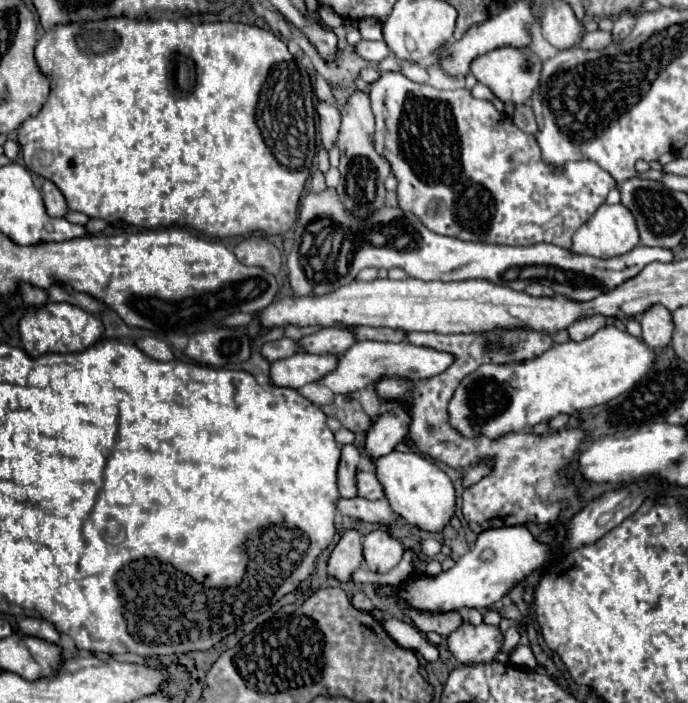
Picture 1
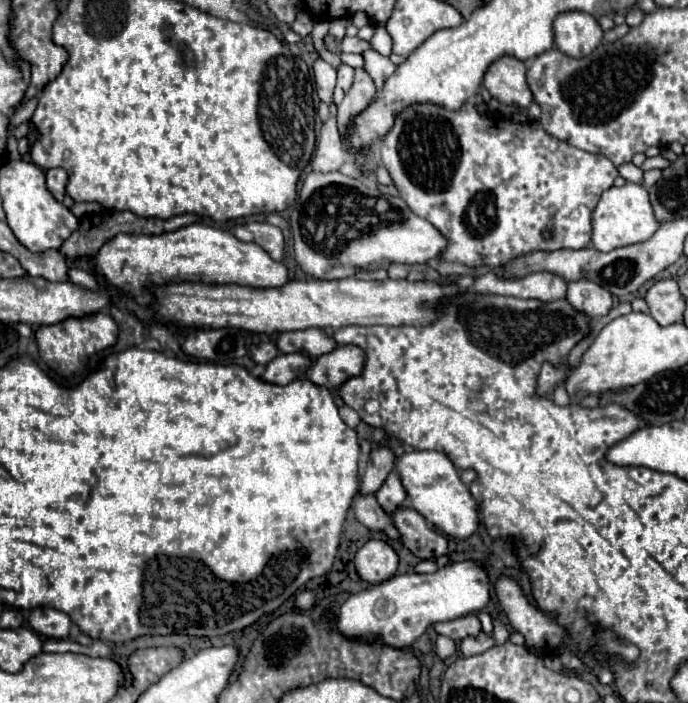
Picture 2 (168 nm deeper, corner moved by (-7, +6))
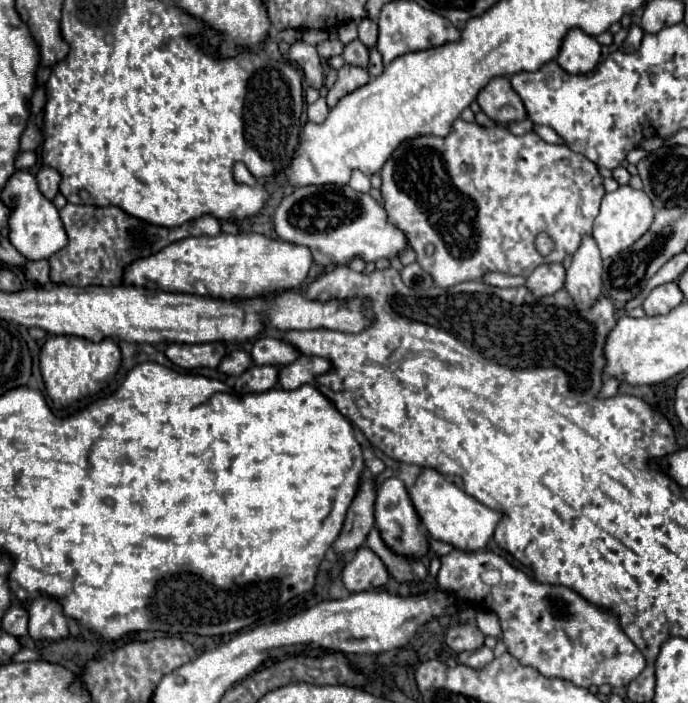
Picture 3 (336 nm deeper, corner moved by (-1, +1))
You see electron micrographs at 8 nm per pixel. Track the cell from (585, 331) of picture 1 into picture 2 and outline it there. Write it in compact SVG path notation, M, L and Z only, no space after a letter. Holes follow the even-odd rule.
M581 278L581 280L575 280L569 284L567 300L577 310L589 314L591 318L605 316L613 304L611 294L607 290L603 290L603 286L599 286L595 282L587 282L587 278Z

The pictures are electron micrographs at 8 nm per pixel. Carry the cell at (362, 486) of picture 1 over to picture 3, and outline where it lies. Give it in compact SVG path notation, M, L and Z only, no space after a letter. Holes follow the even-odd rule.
M385 479L379 489L377 489L377 499L375 499L375 525L381 531L381 537L385 539L385 543L397 551L399 555L409 555L413 559L421 559L427 553L427 539L425 535L419 531L419 517L411 505L411 499L407 495L405 485L397 479Z

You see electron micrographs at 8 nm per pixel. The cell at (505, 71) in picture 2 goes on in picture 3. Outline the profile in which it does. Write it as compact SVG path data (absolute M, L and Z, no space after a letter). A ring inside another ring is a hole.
M493 77L477 95L481 109L501 125L511 121L523 121L527 117L525 105L513 91L507 77Z

